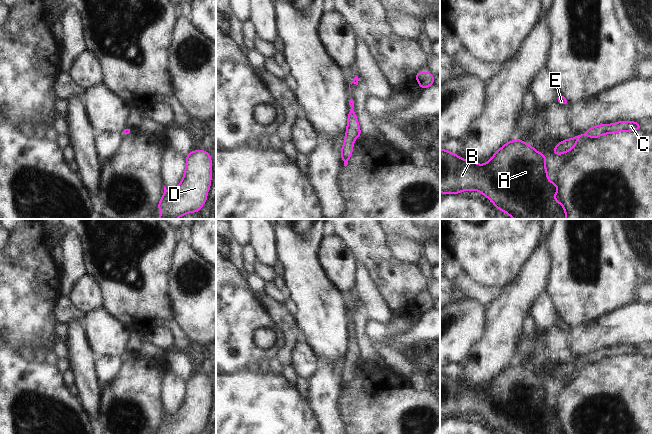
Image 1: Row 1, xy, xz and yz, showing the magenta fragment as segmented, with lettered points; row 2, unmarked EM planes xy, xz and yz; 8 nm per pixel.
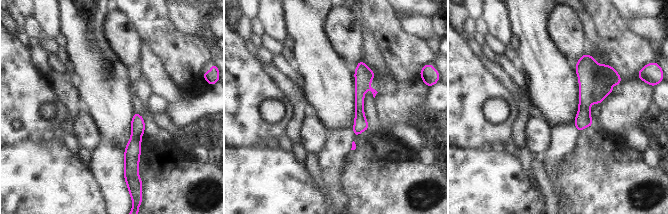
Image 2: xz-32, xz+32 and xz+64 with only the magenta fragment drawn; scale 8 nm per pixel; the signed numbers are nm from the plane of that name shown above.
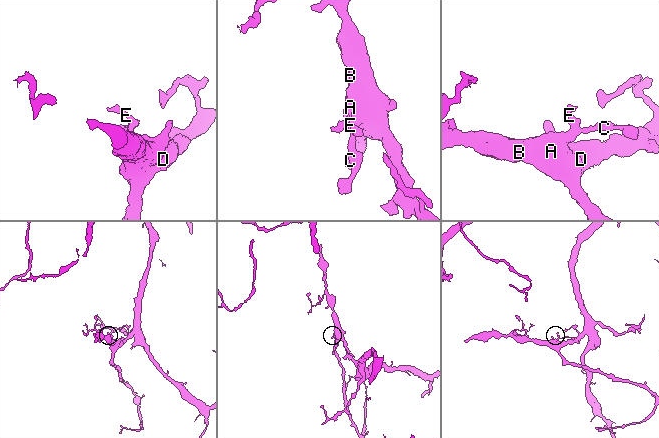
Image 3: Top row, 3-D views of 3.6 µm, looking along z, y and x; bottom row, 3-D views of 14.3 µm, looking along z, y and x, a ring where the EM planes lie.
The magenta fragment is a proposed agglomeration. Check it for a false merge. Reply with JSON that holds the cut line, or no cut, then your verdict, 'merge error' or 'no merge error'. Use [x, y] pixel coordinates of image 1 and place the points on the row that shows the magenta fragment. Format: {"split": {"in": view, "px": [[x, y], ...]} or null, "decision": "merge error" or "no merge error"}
{"split": null, "decision": "no merge error"}

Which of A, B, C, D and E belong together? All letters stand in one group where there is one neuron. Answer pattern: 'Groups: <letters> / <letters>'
Groups: A B C D E.

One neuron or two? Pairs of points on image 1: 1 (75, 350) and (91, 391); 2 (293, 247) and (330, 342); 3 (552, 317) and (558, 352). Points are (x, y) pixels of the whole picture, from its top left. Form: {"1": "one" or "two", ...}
{"1": "one", "2": "one", "3": "two"}

